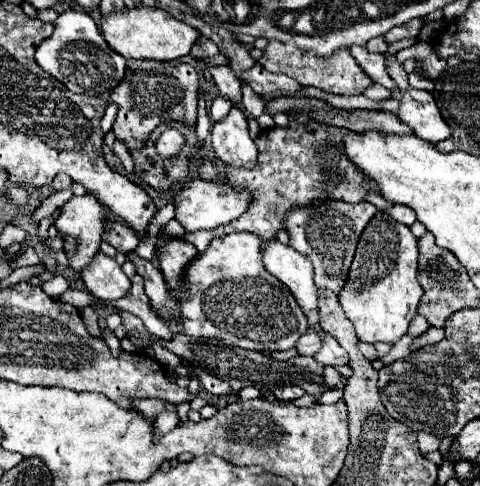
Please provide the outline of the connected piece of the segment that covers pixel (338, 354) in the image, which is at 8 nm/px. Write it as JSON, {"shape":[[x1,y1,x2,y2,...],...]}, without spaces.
{"shape":[[314,324,312,330,320,332,320,336,324,336,324,344,322,344,320,352,316,352,316,360,320,364,324,364,324,366,346,366,348,364,348,356,340,348,340,344,336,340,332,340,332,336,328,336,326,332,322,332,320,324]]}

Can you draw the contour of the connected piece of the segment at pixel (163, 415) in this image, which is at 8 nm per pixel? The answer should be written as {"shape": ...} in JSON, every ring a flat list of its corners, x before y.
{"shape":[[160,412,160,416,156,418,156,428,158,428,160,432,168,432,168,430,172,430,174,424,178,424,178,422,180,422,180,418,178,418,176,412]]}

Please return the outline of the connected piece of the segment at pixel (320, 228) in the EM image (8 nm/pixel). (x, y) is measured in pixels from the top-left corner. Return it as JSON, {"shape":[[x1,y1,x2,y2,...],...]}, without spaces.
{"shape":[[324,200,320,204,296,206,288,210,288,216,284,218,284,230,290,236,290,246,312,262,314,282,318,288,328,288,334,294,344,288,358,238,376,212,378,208,370,202,348,204,342,200]]}

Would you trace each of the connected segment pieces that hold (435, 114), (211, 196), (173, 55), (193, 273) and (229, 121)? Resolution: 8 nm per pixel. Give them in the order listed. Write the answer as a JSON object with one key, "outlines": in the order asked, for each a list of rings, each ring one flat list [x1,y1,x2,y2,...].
{"outlines":[[[406,90,400,100,398,118,400,122,408,124,422,140,440,142,452,134,450,126,442,120,432,94,426,90]],[[194,178,186,182,180,192,174,196,174,208,176,208,176,220,184,226,186,232,198,232,198,230,212,230,222,224,228,224,236,220,242,212,246,212,250,202,248,192,236,192,230,184,214,184,200,178]],[[136,6,130,10,122,8,120,12,110,12,108,16,100,16,100,32,106,44,120,56,136,60,160,60,160,62,170,62,186,56,192,44,200,36,198,30,194,30,184,22,178,22,168,12,148,6]],[[252,232,226,234,210,242,210,246,194,256,188,268,184,270,182,290,172,290,172,298,180,302,180,318,176,322,164,324,172,334,186,334,194,338,216,338,228,346,240,346,258,352,274,352,274,350,290,350,302,334,308,332,308,320,302,308,296,304,292,292,280,284,272,274,268,274,260,262,260,236]],[[236,106,230,108,228,116,214,122,212,126,212,148,216,156,238,168,254,168,258,150,248,134,248,120]]]}

